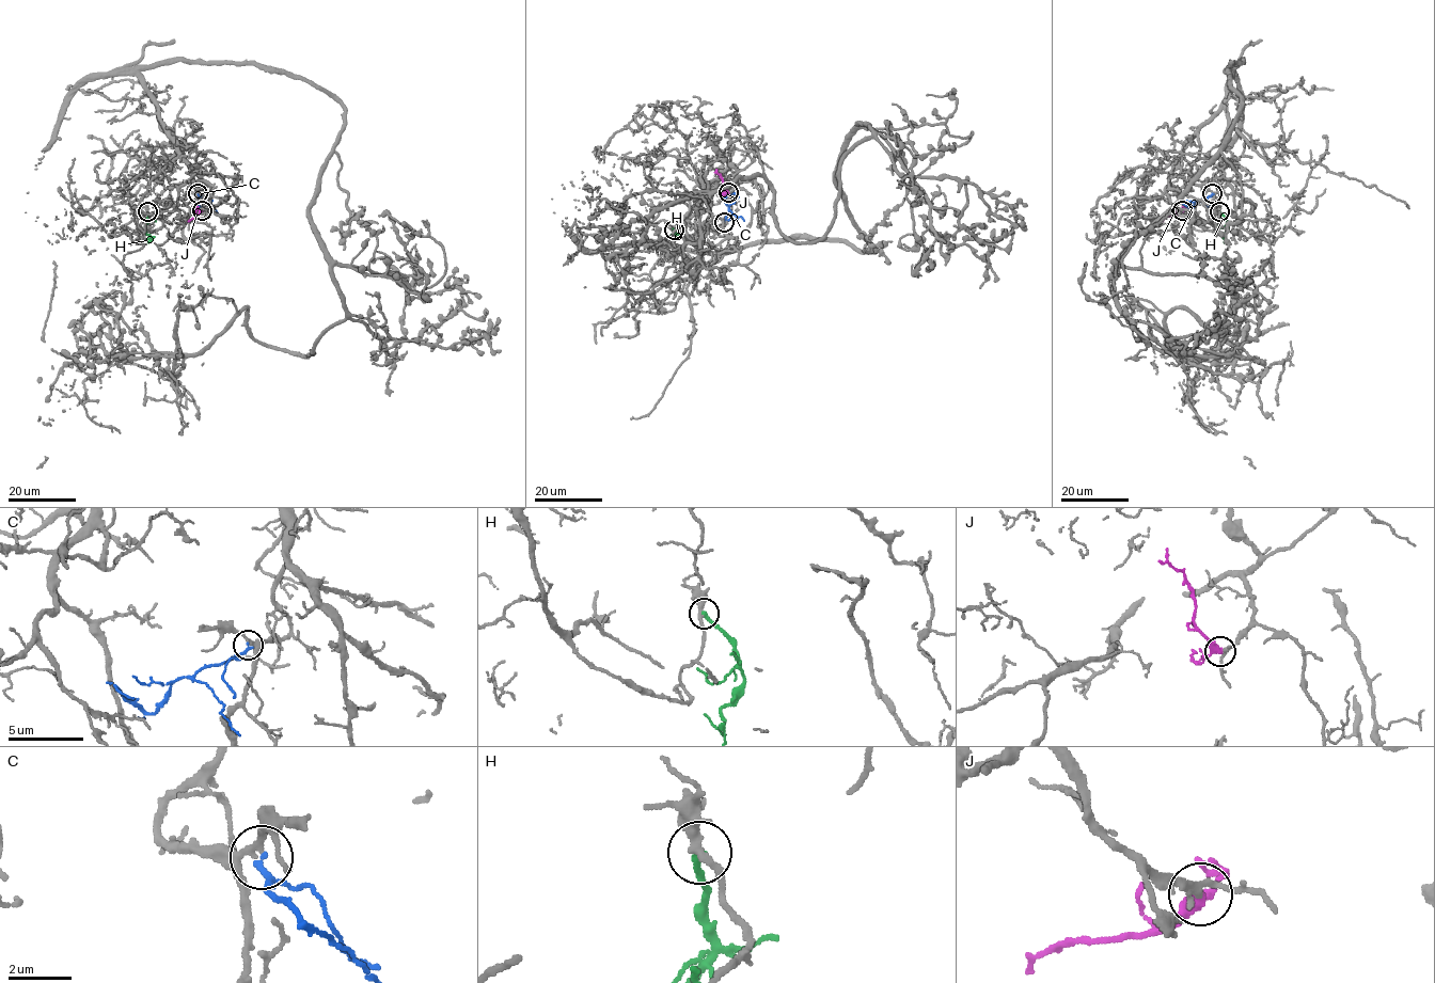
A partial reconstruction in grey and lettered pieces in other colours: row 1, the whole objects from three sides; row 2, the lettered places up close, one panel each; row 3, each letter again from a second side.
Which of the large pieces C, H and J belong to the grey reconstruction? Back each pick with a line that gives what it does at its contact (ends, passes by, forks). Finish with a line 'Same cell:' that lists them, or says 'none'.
J: It passes by
Same cell: J

